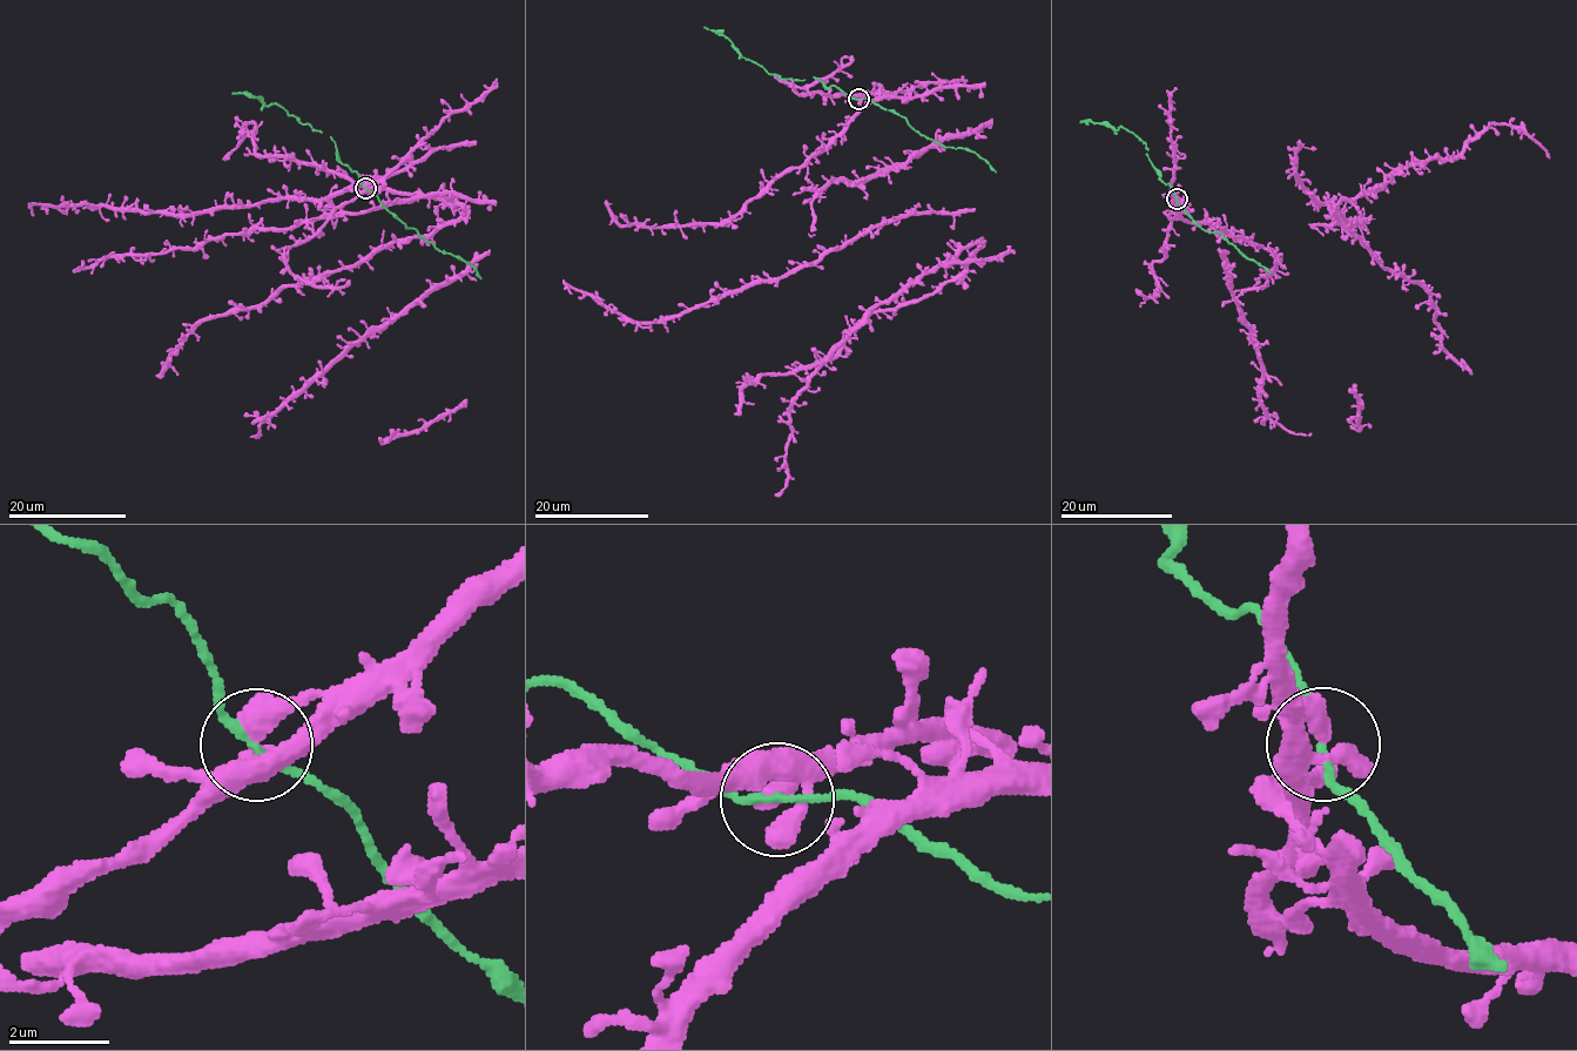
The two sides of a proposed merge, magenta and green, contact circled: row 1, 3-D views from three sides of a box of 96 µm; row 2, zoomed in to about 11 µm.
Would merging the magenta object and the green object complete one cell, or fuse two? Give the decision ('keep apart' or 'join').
join

